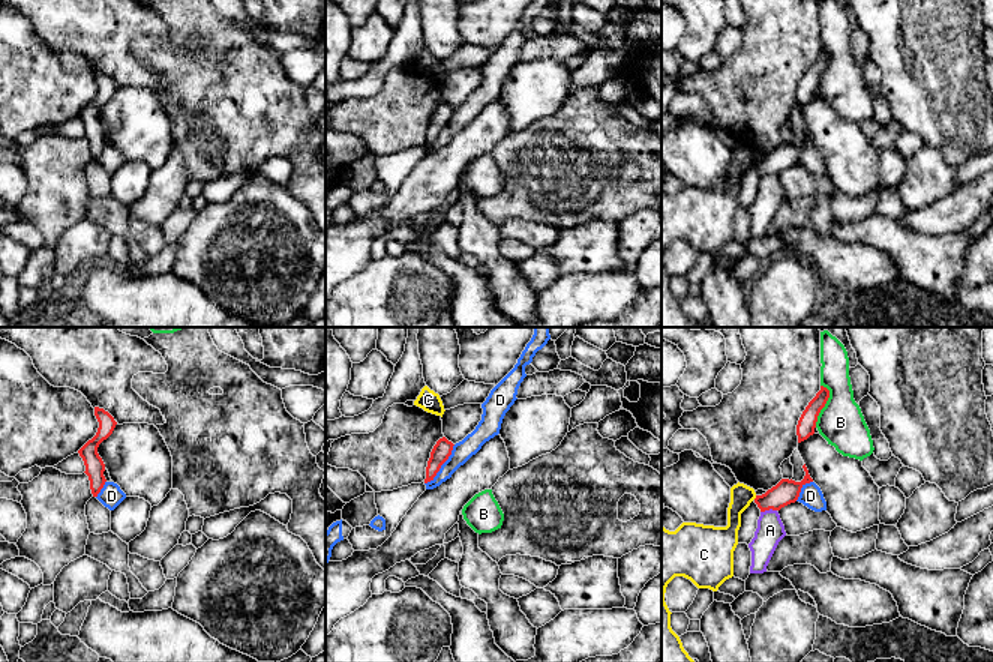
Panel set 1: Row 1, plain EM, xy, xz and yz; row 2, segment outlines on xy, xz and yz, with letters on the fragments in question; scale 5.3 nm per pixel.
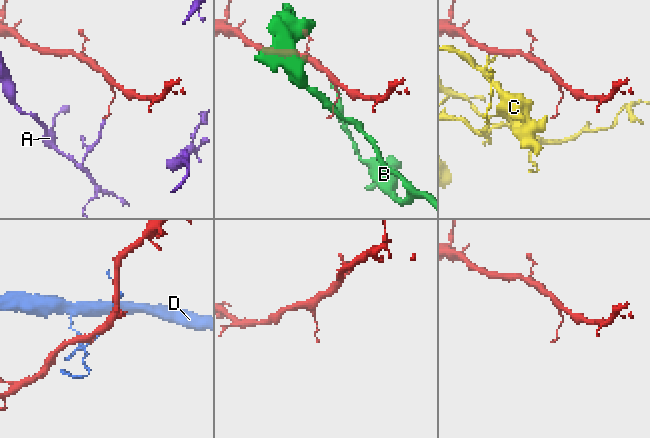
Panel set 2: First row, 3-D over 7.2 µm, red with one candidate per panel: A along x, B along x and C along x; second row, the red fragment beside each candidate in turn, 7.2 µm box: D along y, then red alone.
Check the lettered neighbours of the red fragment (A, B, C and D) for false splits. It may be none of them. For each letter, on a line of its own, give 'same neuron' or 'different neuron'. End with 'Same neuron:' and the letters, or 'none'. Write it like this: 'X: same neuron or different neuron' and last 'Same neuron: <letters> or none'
A: different neuron
B: different neuron
C: different neuron
D: different neuron
Same neuron: none

